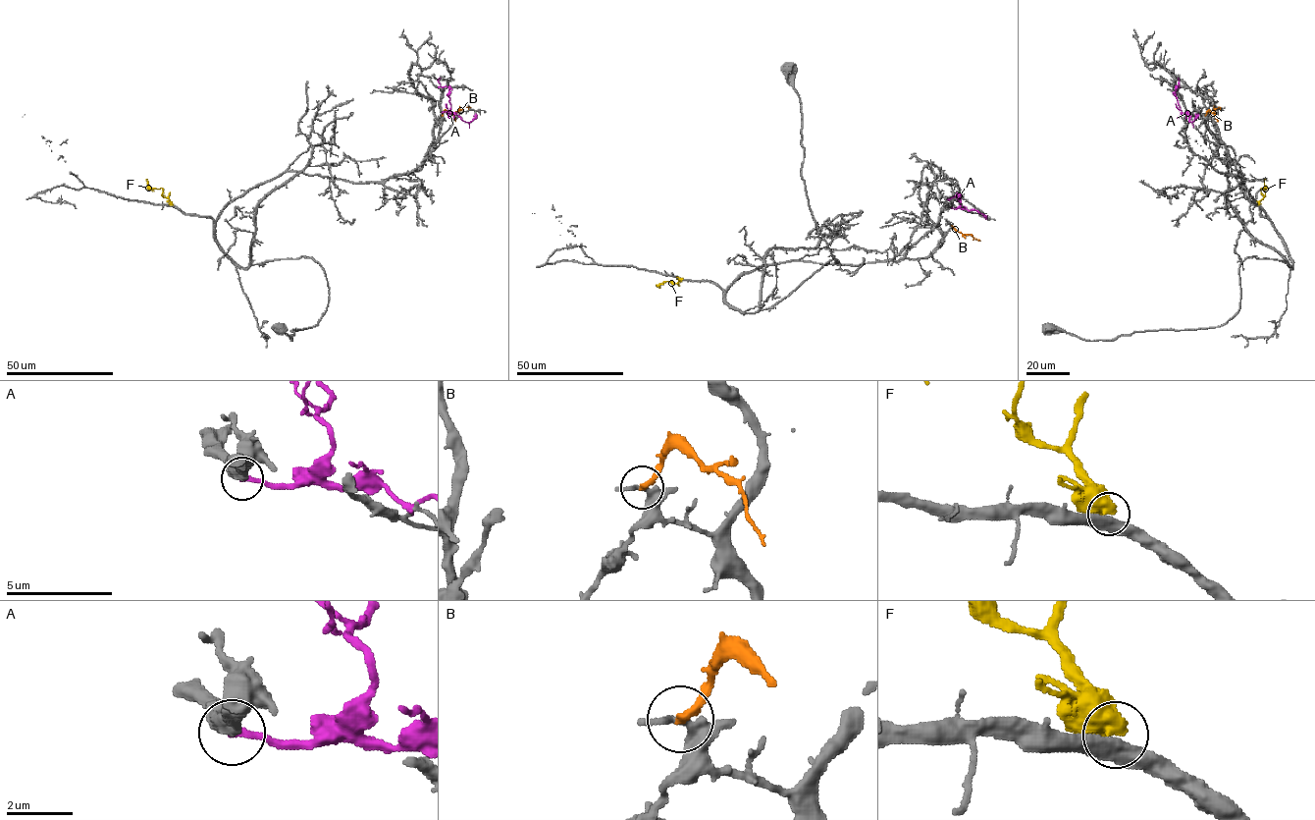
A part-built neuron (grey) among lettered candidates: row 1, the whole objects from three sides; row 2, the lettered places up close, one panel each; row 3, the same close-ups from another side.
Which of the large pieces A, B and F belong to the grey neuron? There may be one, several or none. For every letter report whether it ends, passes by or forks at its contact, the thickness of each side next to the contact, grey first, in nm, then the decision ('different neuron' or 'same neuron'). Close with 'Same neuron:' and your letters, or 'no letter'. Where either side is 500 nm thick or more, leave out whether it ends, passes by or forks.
A: it ends | 420/240 nm | different neuron
B: it ends | 280/280 nm | different neuron
F: 440/700 nm | different neuron
Same neuron: no letter

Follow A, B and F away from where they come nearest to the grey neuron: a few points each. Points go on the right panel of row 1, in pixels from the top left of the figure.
A: (1187, 112), (1183, 114), (1175, 96), (1178, 78)
B: (1205, 115), (1220, 107)
F: (1258, 204), (1263, 198), (1261, 189), (1265, 187), (1265, 179)

